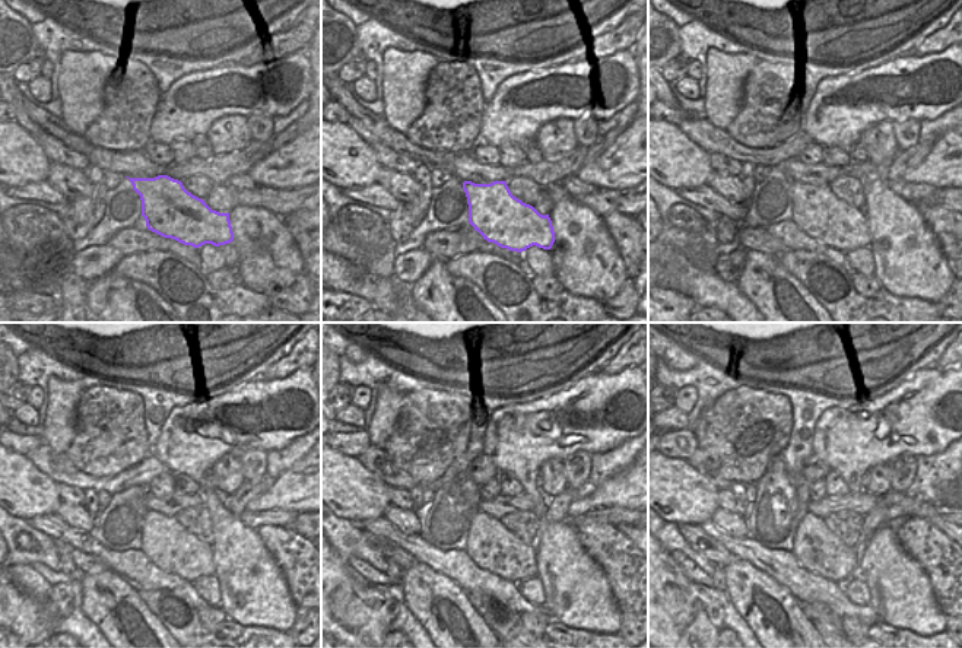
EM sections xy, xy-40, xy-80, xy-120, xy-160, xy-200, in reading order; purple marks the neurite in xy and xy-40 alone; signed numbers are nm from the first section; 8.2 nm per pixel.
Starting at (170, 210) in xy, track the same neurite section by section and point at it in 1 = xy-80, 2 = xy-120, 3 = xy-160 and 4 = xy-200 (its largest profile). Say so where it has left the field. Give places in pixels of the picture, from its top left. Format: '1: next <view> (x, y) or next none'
1: next xy-80 (829, 221)
2: next xy-120 (165, 542)
3: next xy-160 (491, 546)
4: next xy-200 (816, 548)

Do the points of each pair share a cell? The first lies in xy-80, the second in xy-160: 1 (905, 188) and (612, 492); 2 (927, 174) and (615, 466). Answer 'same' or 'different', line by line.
1: different
2: different

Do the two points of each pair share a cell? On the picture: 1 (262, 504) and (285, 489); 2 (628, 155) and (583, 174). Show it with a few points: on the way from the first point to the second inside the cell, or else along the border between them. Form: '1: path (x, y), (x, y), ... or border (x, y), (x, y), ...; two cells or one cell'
1: path (267, 502), (279, 495); one cell
2: path (616, 167), (606, 172), (594, 172); one cell

